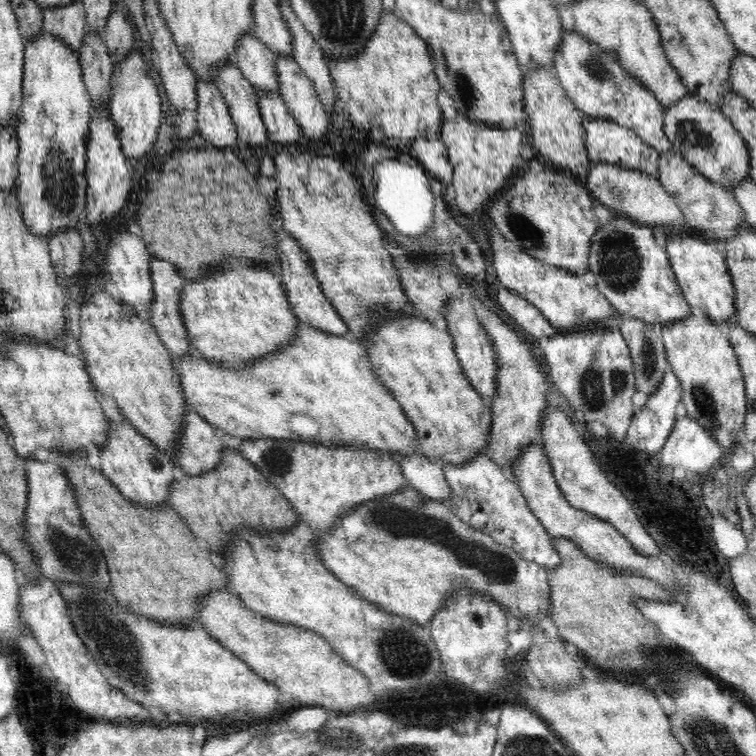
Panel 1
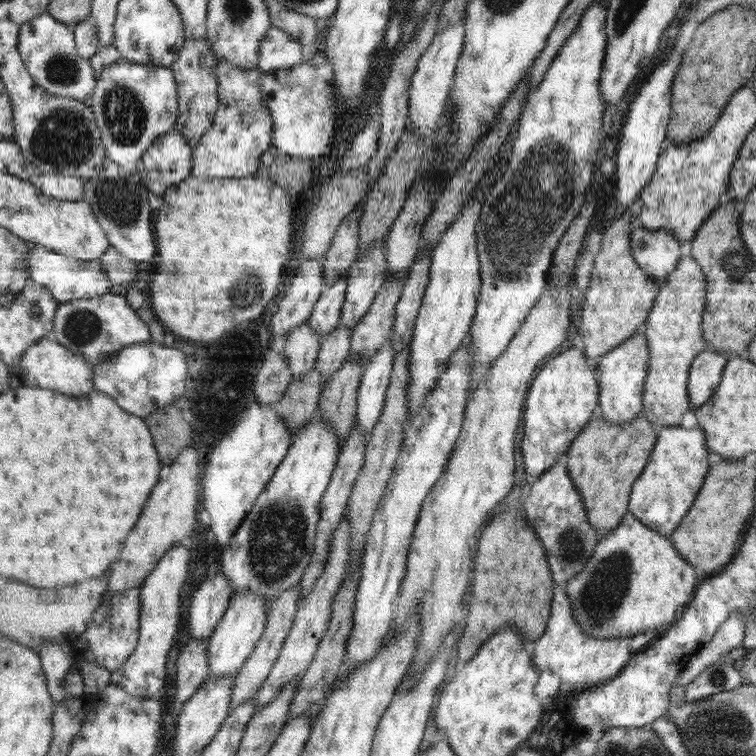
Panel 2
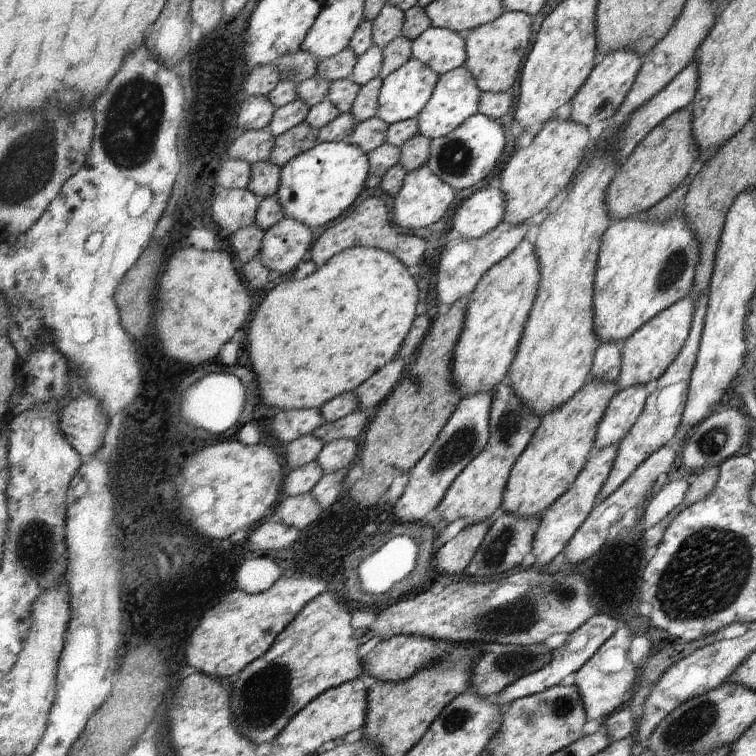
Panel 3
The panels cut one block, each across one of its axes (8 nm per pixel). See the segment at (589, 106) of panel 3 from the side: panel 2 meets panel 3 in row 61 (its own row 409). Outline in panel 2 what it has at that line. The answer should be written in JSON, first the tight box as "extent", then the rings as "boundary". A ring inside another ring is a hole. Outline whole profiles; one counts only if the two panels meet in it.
{"extent":[596,328,650,423],"boundary":[[[643,328],[601,357],[596,367],[596,379],[600,385],[598,404],[602,408],[602,417],[620,423],[630,421],[641,414],[644,382],[648,376],[648,360],[650,349]]]}

